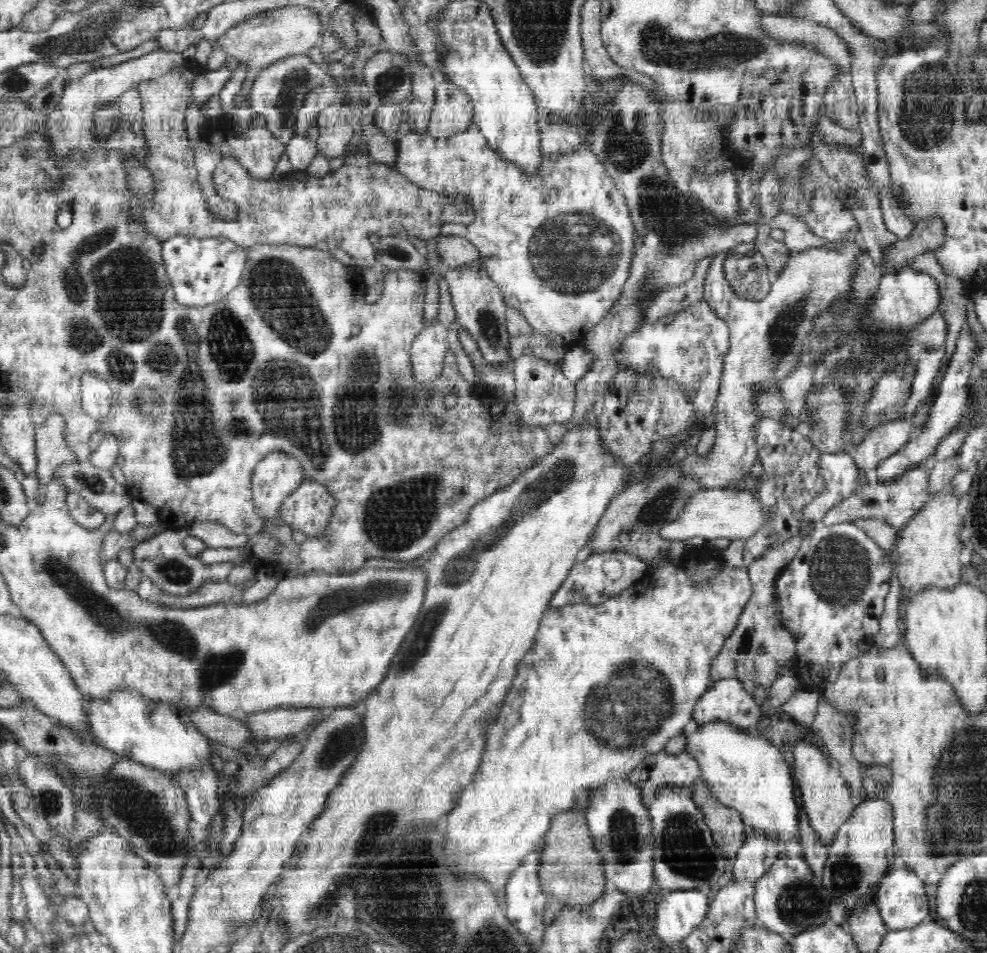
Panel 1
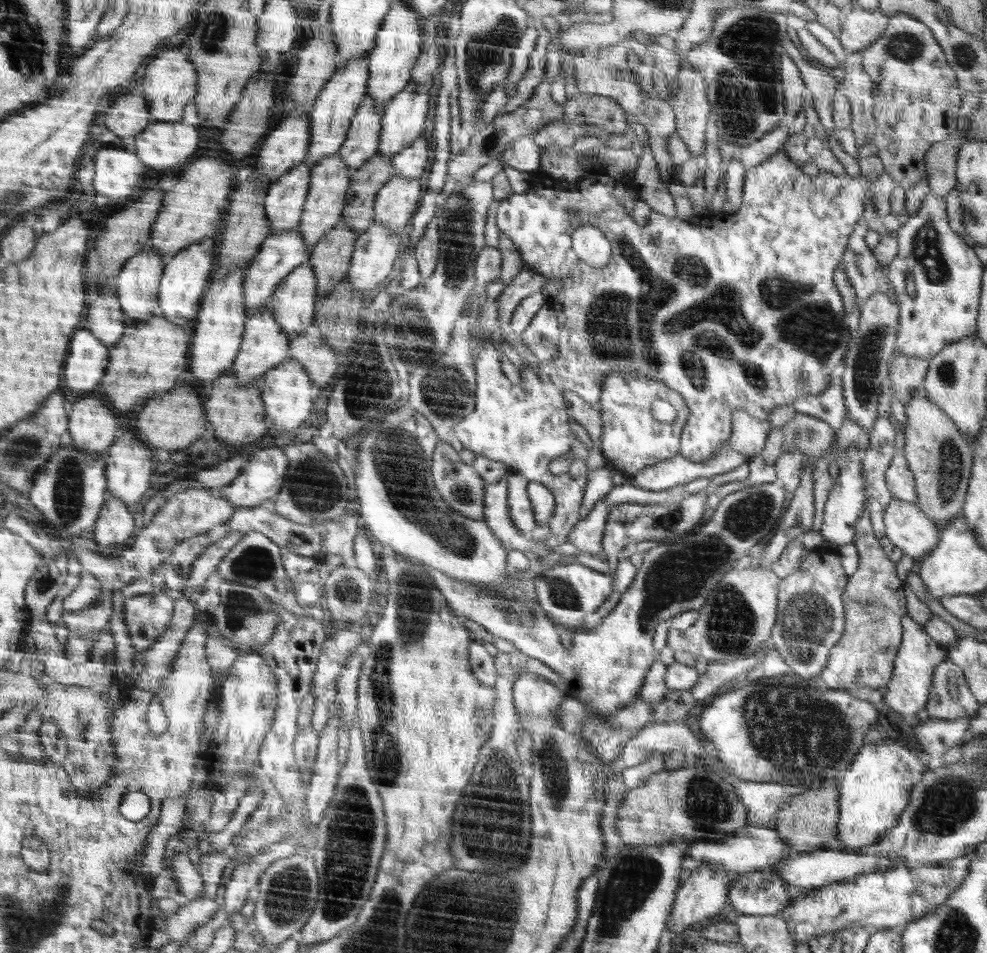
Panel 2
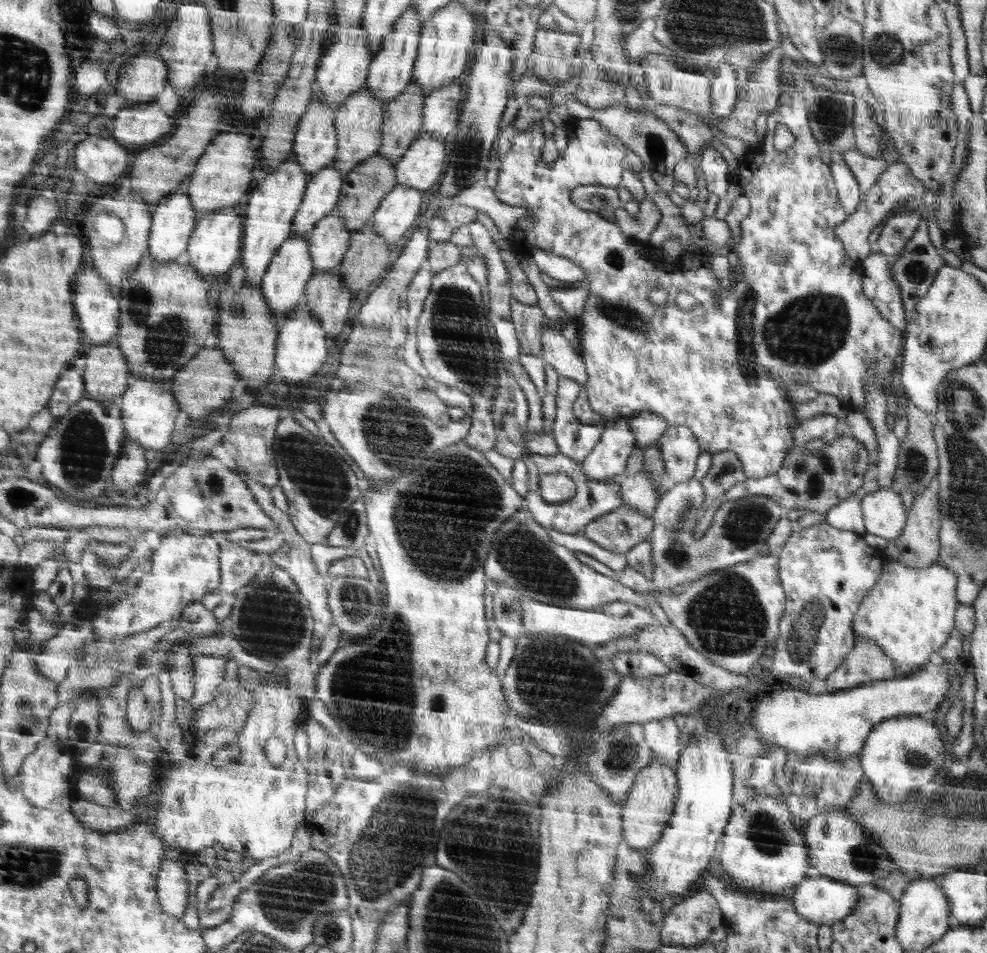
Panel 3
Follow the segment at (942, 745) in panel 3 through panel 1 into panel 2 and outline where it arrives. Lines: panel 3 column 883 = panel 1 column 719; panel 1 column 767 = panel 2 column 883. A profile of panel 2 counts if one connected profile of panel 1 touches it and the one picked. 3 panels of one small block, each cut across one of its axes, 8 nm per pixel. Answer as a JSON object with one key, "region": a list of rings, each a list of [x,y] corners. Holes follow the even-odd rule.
{"region":[[[884,739],[878,744],[864,744],[840,782],[840,842],[854,850],[880,841],[886,831],[898,824],[909,806],[914,787],[925,774],[926,766],[903,741]]]}

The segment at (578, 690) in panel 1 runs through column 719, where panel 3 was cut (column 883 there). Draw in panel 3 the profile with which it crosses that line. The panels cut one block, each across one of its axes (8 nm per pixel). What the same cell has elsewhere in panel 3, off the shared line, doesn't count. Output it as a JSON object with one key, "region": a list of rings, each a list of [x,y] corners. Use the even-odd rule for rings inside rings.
{"region":[[[895,561],[886,562],[884,575],[865,596],[853,621],[853,636],[874,640],[893,658],[896,677],[913,675],[928,662],[936,660],[938,651],[954,630],[957,600],[957,576],[940,562],[929,568],[914,569]]]}

